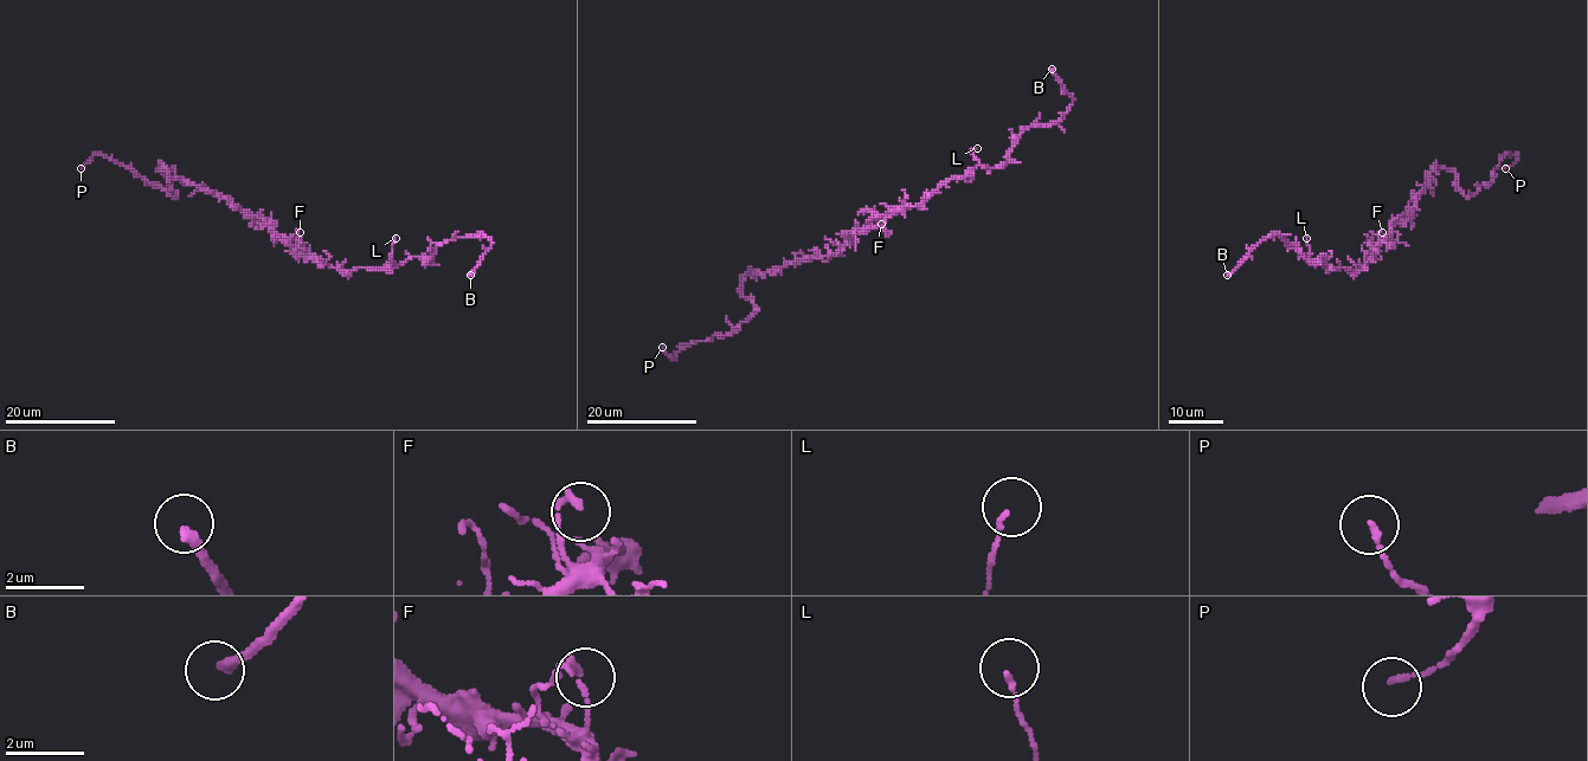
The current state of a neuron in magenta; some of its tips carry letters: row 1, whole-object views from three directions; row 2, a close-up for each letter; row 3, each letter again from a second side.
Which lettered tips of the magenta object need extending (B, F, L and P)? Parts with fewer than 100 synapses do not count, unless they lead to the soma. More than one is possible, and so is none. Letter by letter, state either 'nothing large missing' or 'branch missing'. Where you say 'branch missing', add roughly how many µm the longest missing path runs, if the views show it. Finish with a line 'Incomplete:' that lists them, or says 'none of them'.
B: branch missing; missing 25 µm
F: nothing large missing
L: nothing large missing
P: nothing large missing
Incomplete: B

